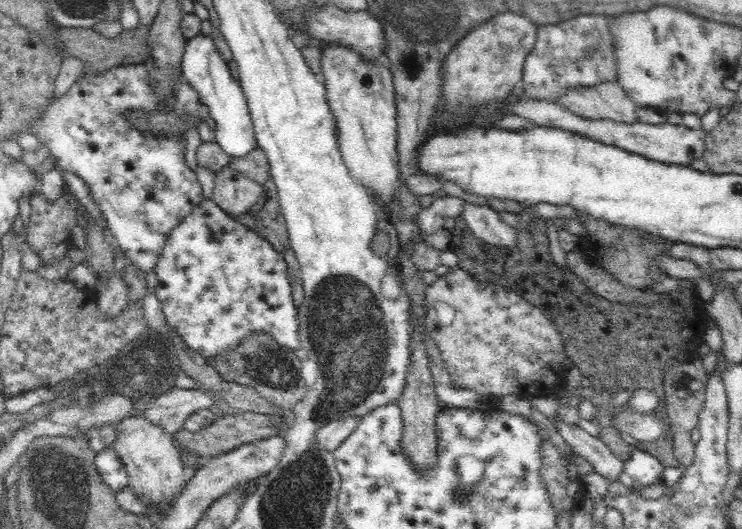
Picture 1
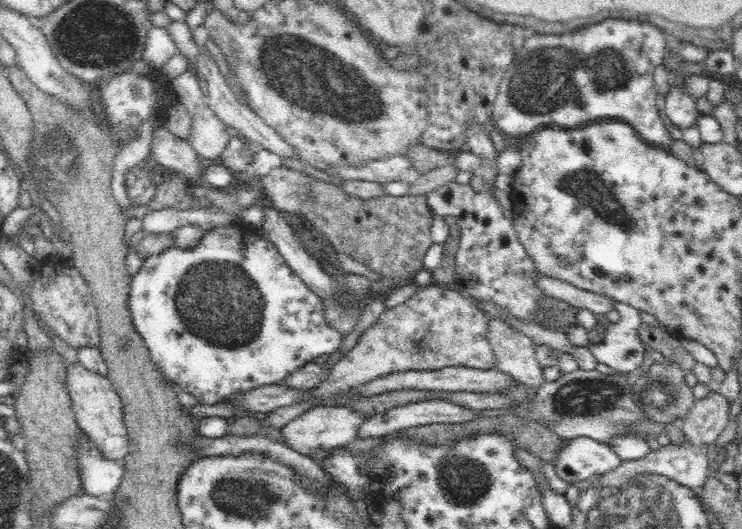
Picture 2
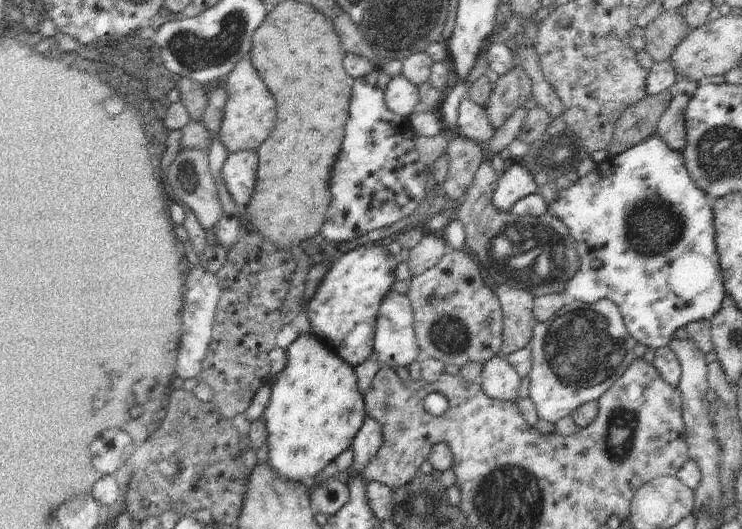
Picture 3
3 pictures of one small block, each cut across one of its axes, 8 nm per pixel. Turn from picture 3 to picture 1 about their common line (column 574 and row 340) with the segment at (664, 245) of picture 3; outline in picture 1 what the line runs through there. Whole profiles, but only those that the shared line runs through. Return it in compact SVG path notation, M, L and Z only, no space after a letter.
M212 198L200 201L200 205L170 232L155 264L155 272L158 278L155 294L167 324L204 359L226 362L227 353L236 349L241 340L260 332L271 334L280 346L294 351L302 348L297 308L285 259L256 230L249 230L230 218Z

